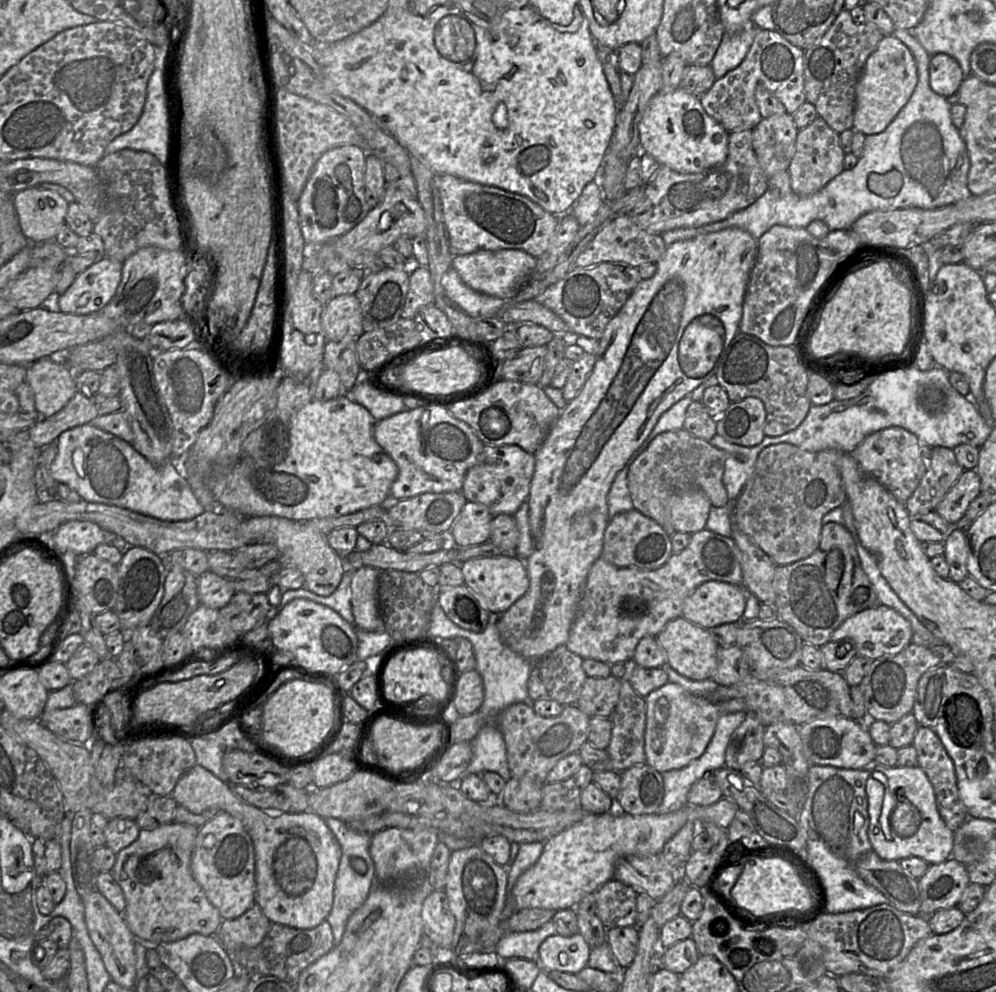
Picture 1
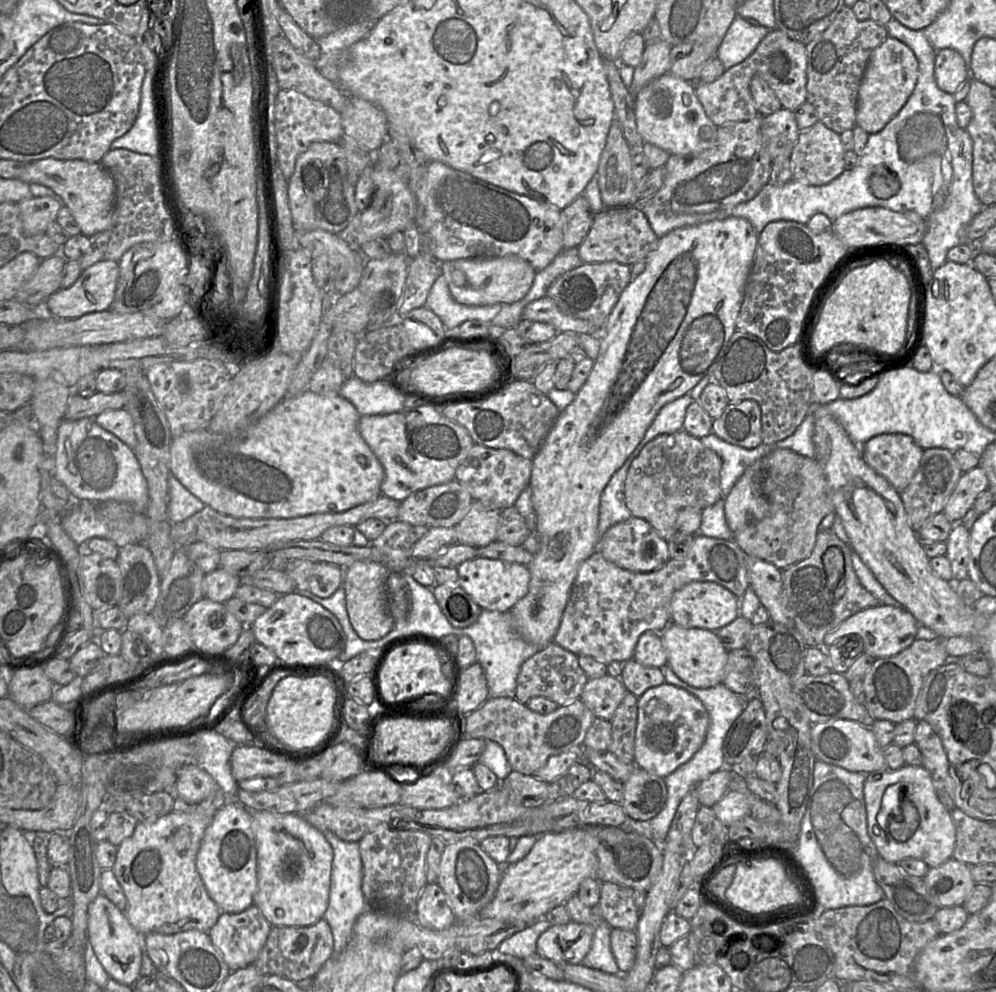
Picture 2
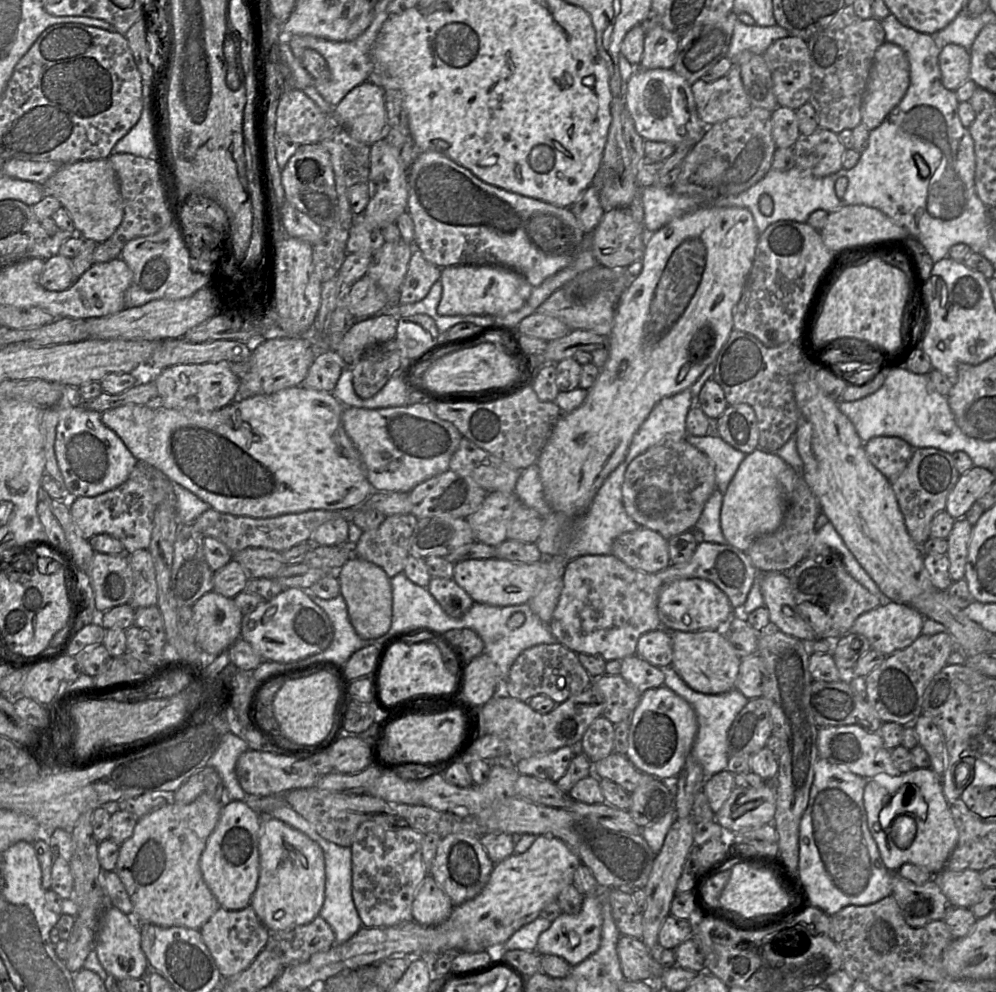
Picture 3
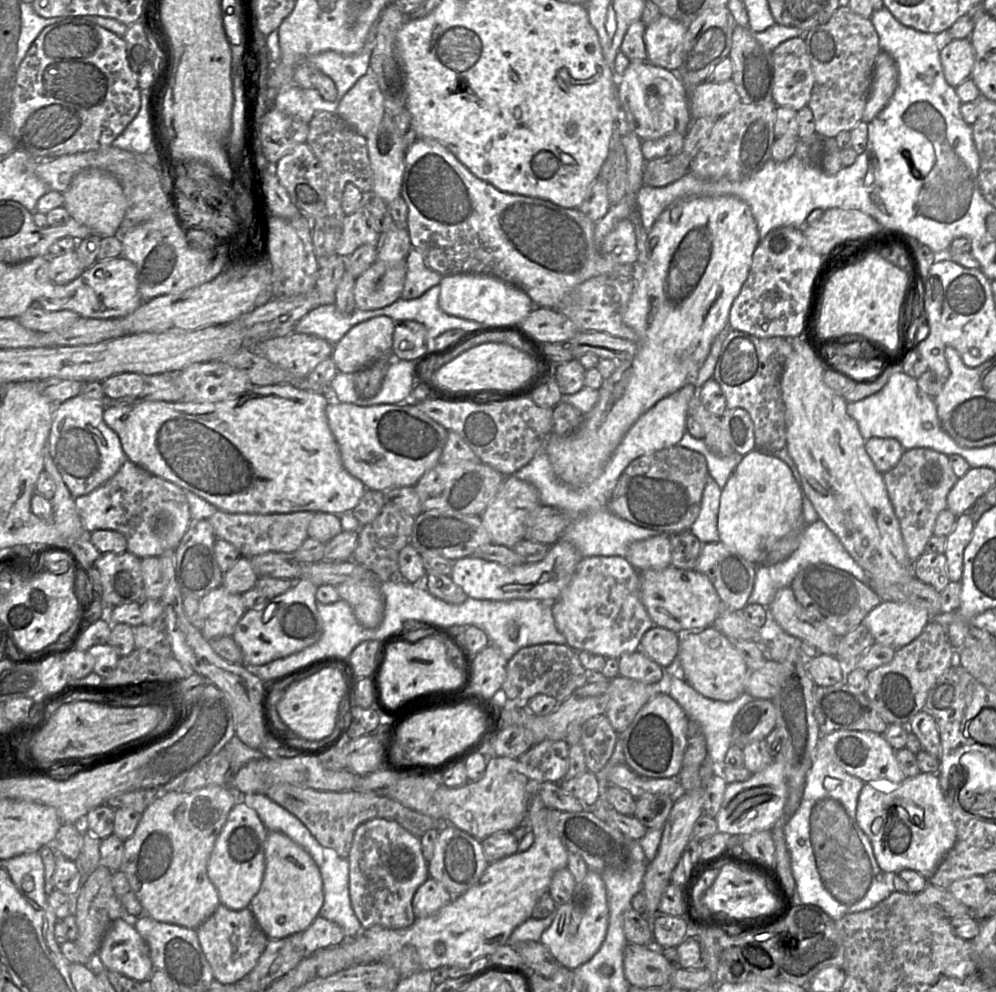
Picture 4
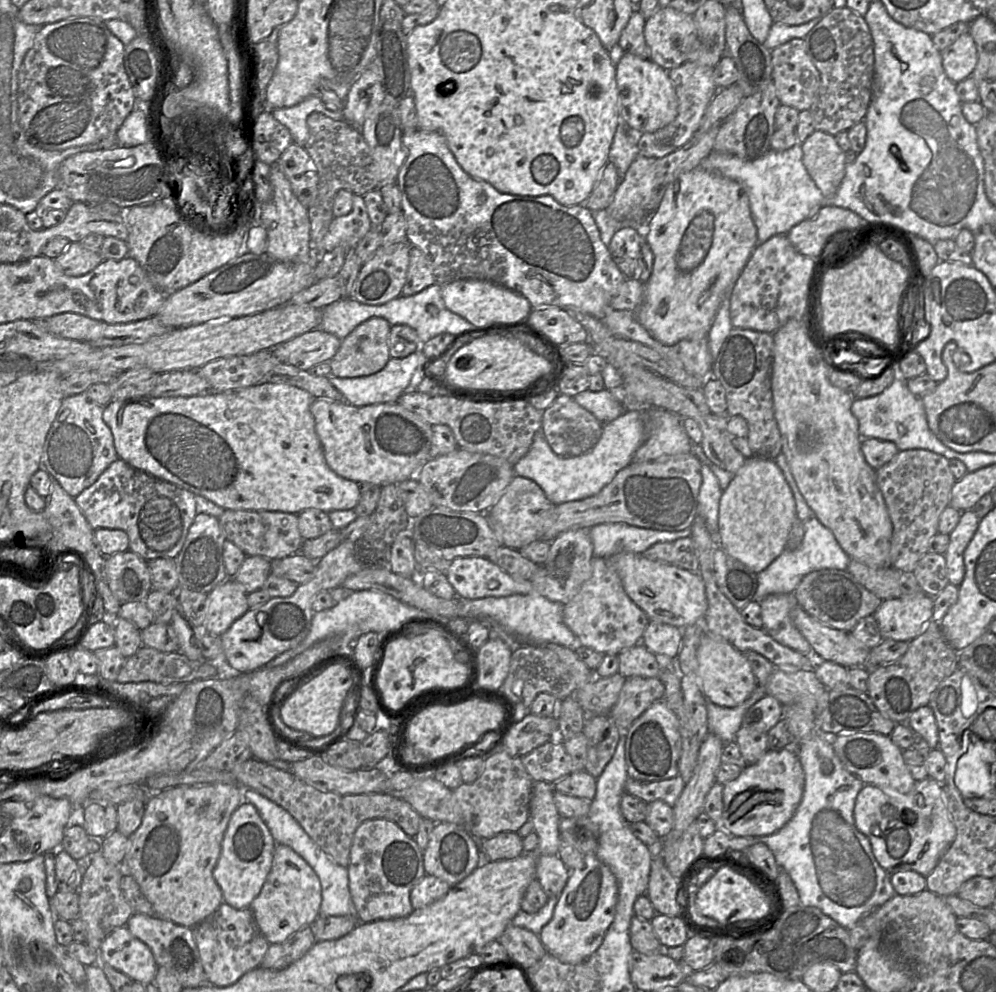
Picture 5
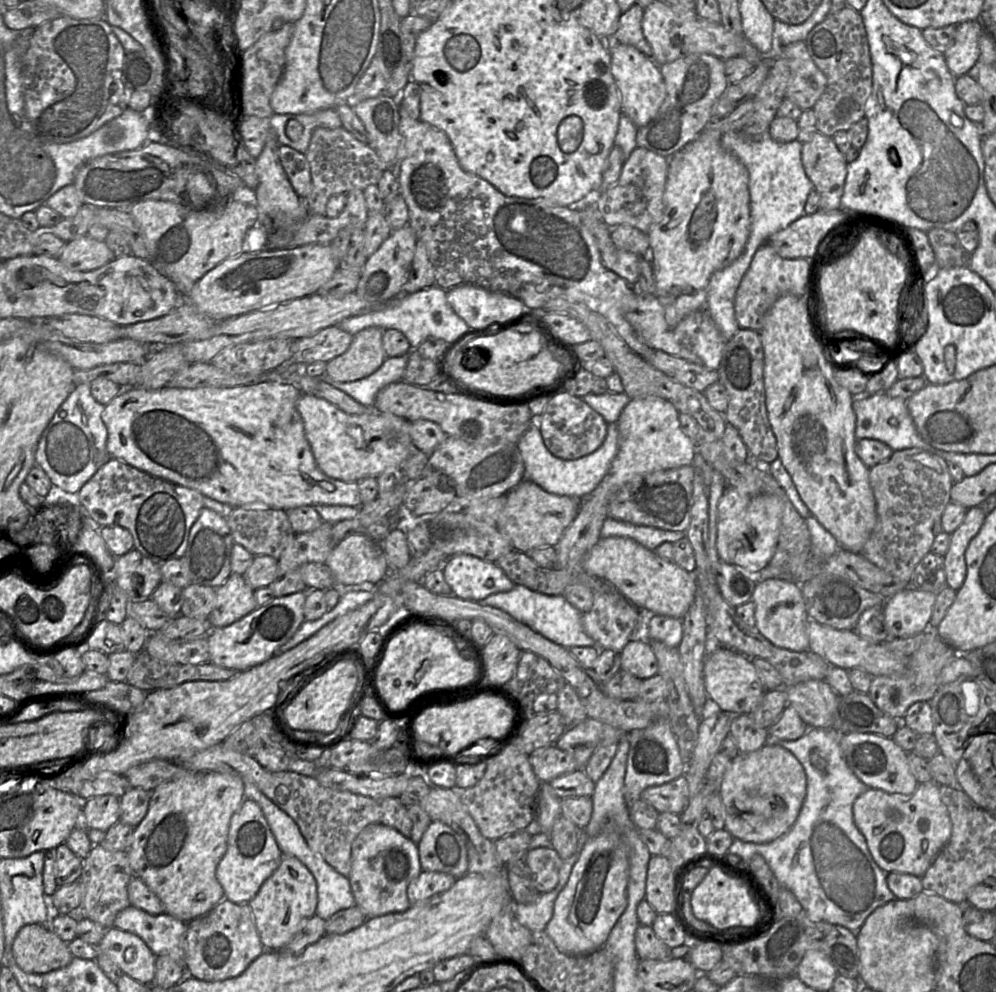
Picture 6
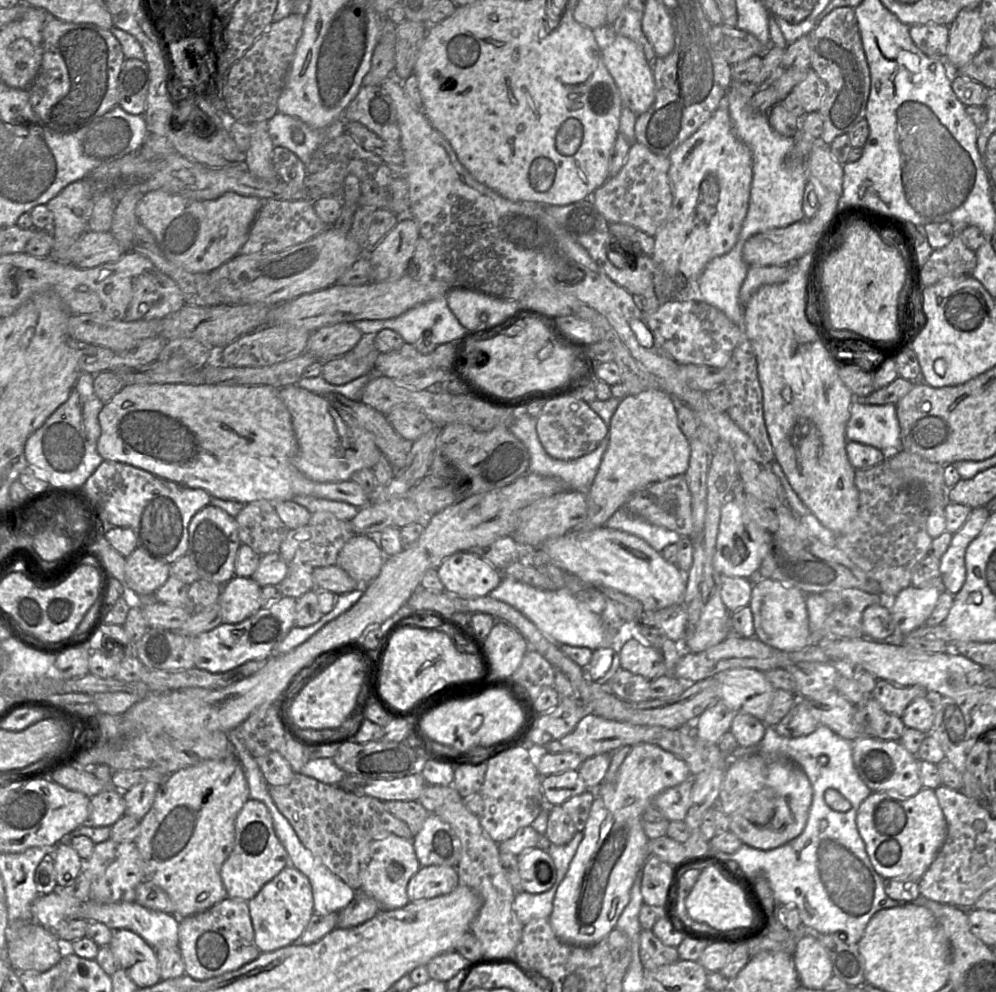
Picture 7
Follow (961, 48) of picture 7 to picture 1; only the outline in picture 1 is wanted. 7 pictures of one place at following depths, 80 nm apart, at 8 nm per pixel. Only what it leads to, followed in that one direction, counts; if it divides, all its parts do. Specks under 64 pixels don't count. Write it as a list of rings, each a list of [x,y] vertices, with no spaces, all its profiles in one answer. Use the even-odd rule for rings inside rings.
[[[945,53],[931,56],[929,78],[931,89],[946,98],[957,93],[965,79],[957,60]]]

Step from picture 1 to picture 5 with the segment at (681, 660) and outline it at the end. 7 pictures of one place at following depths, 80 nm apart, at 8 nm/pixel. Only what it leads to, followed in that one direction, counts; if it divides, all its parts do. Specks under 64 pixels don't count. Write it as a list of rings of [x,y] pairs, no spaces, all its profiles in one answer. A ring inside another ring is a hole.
[[[705,632],[701,638],[697,659],[699,687],[707,701],[718,706],[736,707],[748,699],[758,686],[745,654],[708,632]]]

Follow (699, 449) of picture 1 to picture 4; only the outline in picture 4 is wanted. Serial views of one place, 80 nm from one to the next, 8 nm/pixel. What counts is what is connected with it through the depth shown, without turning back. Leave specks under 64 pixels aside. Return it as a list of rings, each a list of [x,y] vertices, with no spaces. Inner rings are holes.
[[[675,445],[632,461],[620,475],[608,501],[615,516],[643,528],[663,533],[689,531],[696,520],[709,472],[705,457]]]

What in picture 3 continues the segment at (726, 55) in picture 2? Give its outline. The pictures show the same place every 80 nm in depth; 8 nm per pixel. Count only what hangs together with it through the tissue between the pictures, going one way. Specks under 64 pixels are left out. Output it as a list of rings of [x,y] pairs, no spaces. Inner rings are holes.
[[[737,20],[726,57],[731,60],[732,65],[737,65],[737,57],[743,51],[763,54],[775,40],[787,36],[790,36],[789,32],[778,24],[748,26]]]

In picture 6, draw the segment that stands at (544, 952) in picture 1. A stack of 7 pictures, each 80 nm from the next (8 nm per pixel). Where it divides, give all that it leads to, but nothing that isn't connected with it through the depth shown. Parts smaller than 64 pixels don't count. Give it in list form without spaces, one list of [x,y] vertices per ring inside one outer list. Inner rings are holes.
[[[599,832],[584,843],[569,879],[559,893],[545,931],[564,954],[583,956],[602,948],[627,906],[629,859],[619,836]]]

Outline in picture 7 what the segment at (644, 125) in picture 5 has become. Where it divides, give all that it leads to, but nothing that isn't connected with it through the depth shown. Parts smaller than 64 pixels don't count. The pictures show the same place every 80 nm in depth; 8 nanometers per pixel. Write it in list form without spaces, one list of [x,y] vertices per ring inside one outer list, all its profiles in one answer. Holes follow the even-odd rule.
[[[615,35],[602,49],[602,58],[620,91],[622,107],[628,107],[636,116],[645,113],[655,100],[655,80],[652,63],[647,61],[639,45],[627,37]]]

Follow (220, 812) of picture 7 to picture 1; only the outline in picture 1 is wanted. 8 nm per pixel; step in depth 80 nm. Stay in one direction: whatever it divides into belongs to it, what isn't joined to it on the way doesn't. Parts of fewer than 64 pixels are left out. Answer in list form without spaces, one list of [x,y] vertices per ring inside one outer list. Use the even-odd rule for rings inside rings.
[[[175,822],[153,830],[140,829],[138,838],[117,853],[116,862],[110,872],[124,894],[126,908],[123,917],[135,938],[147,945],[177,941],[195,933],[215,936],[223,921],[190,869],[199,829],[190,824]]]

